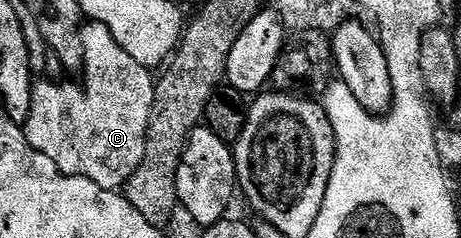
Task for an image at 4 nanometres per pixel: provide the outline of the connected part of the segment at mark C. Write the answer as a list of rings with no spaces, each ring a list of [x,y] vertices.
[[[90,22],[84,28],[89,95],[77,83],[34,82],[31,109],[23,125],[30,148],[43,153],[67,175],[89,178],[103,190],[117,191],[139,169],[155,101],[155,75],[111,37],[111,29]]]

